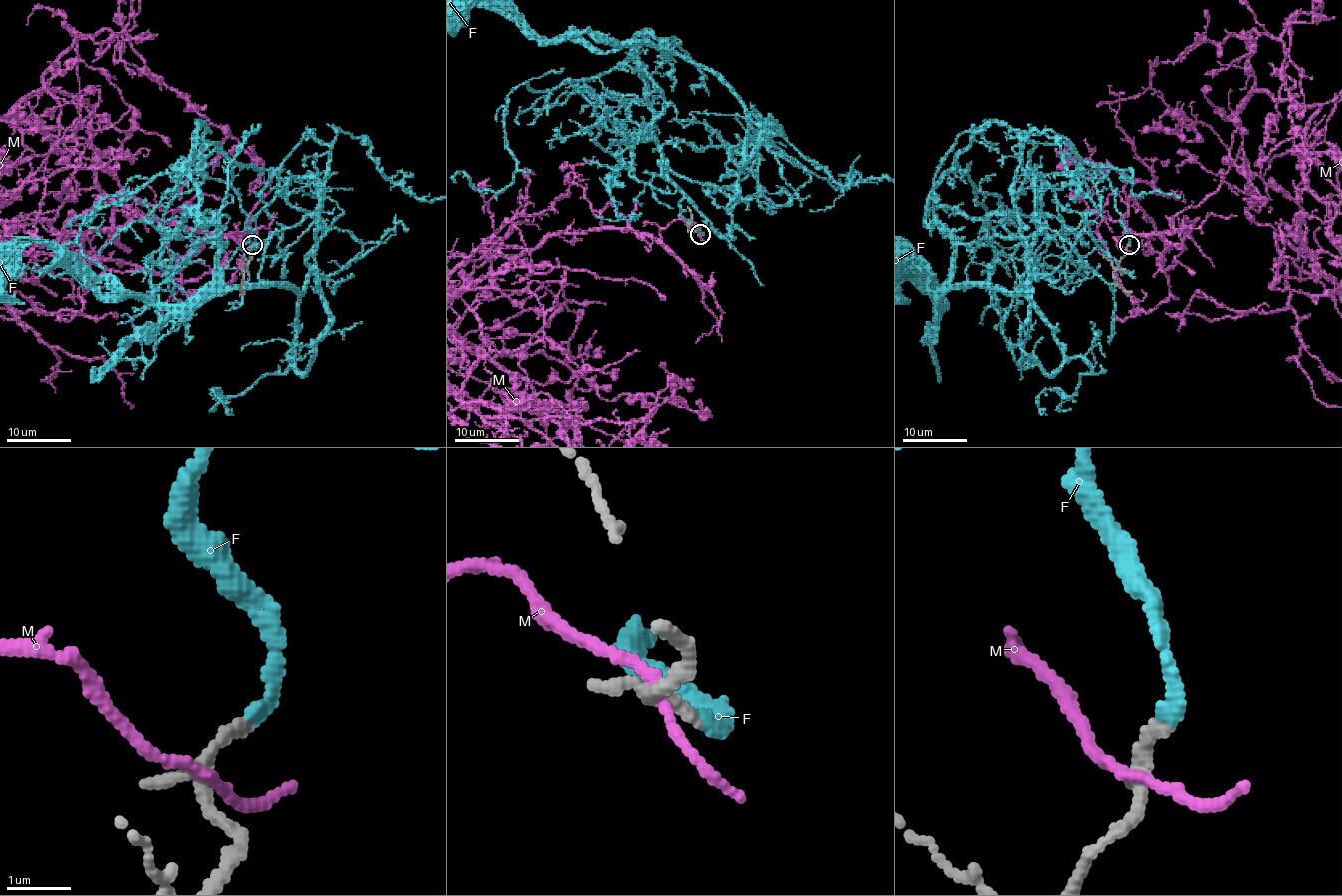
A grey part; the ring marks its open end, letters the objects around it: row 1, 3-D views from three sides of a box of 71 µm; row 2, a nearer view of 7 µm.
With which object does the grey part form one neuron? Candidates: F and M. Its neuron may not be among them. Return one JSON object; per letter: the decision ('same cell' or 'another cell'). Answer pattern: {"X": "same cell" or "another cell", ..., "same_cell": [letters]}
{"F": "same cell", "M": "another cell", "same_cell": ["F"]}

